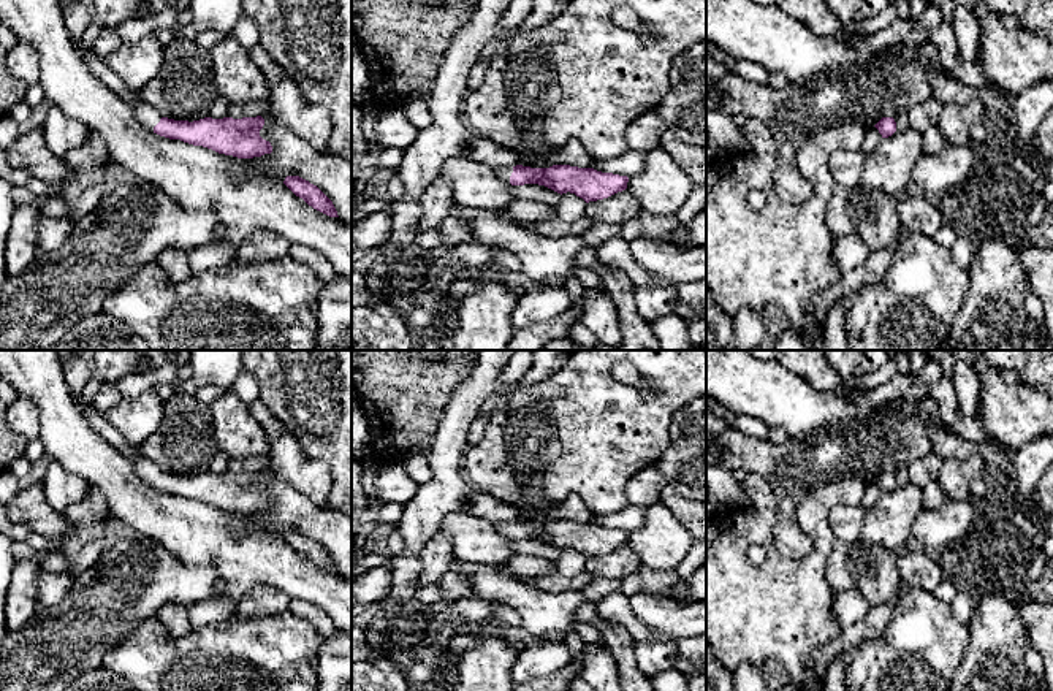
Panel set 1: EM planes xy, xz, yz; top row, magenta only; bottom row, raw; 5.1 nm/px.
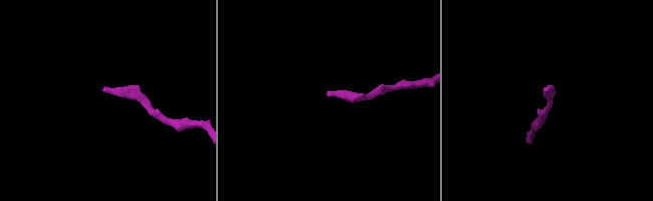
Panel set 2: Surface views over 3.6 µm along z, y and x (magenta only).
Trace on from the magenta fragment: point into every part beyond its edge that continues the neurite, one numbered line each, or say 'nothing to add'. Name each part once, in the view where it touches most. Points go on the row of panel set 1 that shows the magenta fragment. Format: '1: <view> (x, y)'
1: xy (148, 116)

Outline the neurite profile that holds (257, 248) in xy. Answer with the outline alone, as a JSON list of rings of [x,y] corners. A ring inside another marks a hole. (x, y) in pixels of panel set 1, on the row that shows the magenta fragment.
[[[255,233],[250,235],[238,249],[230,265],[249,266],[266,260],[280,258],[288,254],[290,242],[283,238]]]

